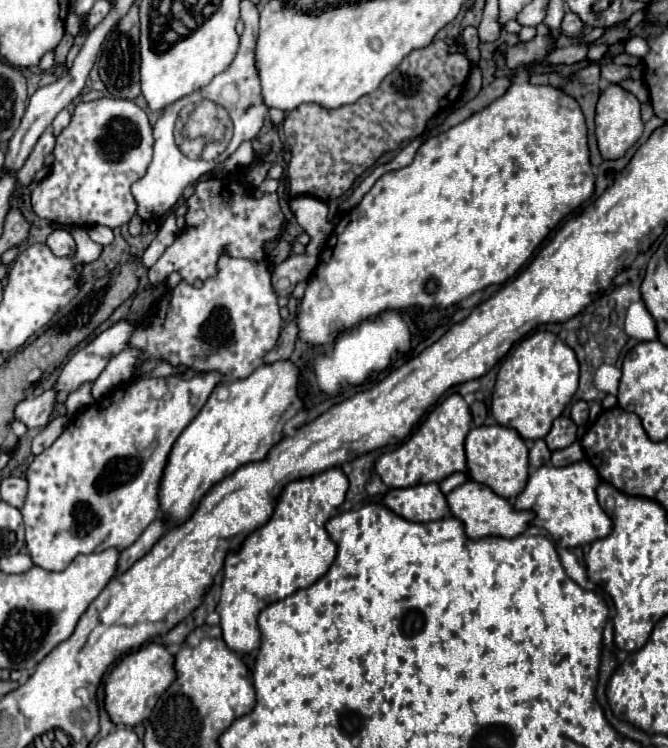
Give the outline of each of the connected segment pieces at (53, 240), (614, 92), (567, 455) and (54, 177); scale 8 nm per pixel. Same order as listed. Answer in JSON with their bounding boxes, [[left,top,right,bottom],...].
[[46,230,76,256],[596,84,642,160],[550,442,584,466],[32,98,152,228]]

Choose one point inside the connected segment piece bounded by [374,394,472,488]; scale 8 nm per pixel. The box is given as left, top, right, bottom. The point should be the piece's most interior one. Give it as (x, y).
(436, 450)

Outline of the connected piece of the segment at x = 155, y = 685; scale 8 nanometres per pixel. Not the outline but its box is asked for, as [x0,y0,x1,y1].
[104,644,174,726]

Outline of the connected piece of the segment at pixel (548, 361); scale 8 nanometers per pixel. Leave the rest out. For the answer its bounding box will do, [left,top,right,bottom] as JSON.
[490,330,578,440]

